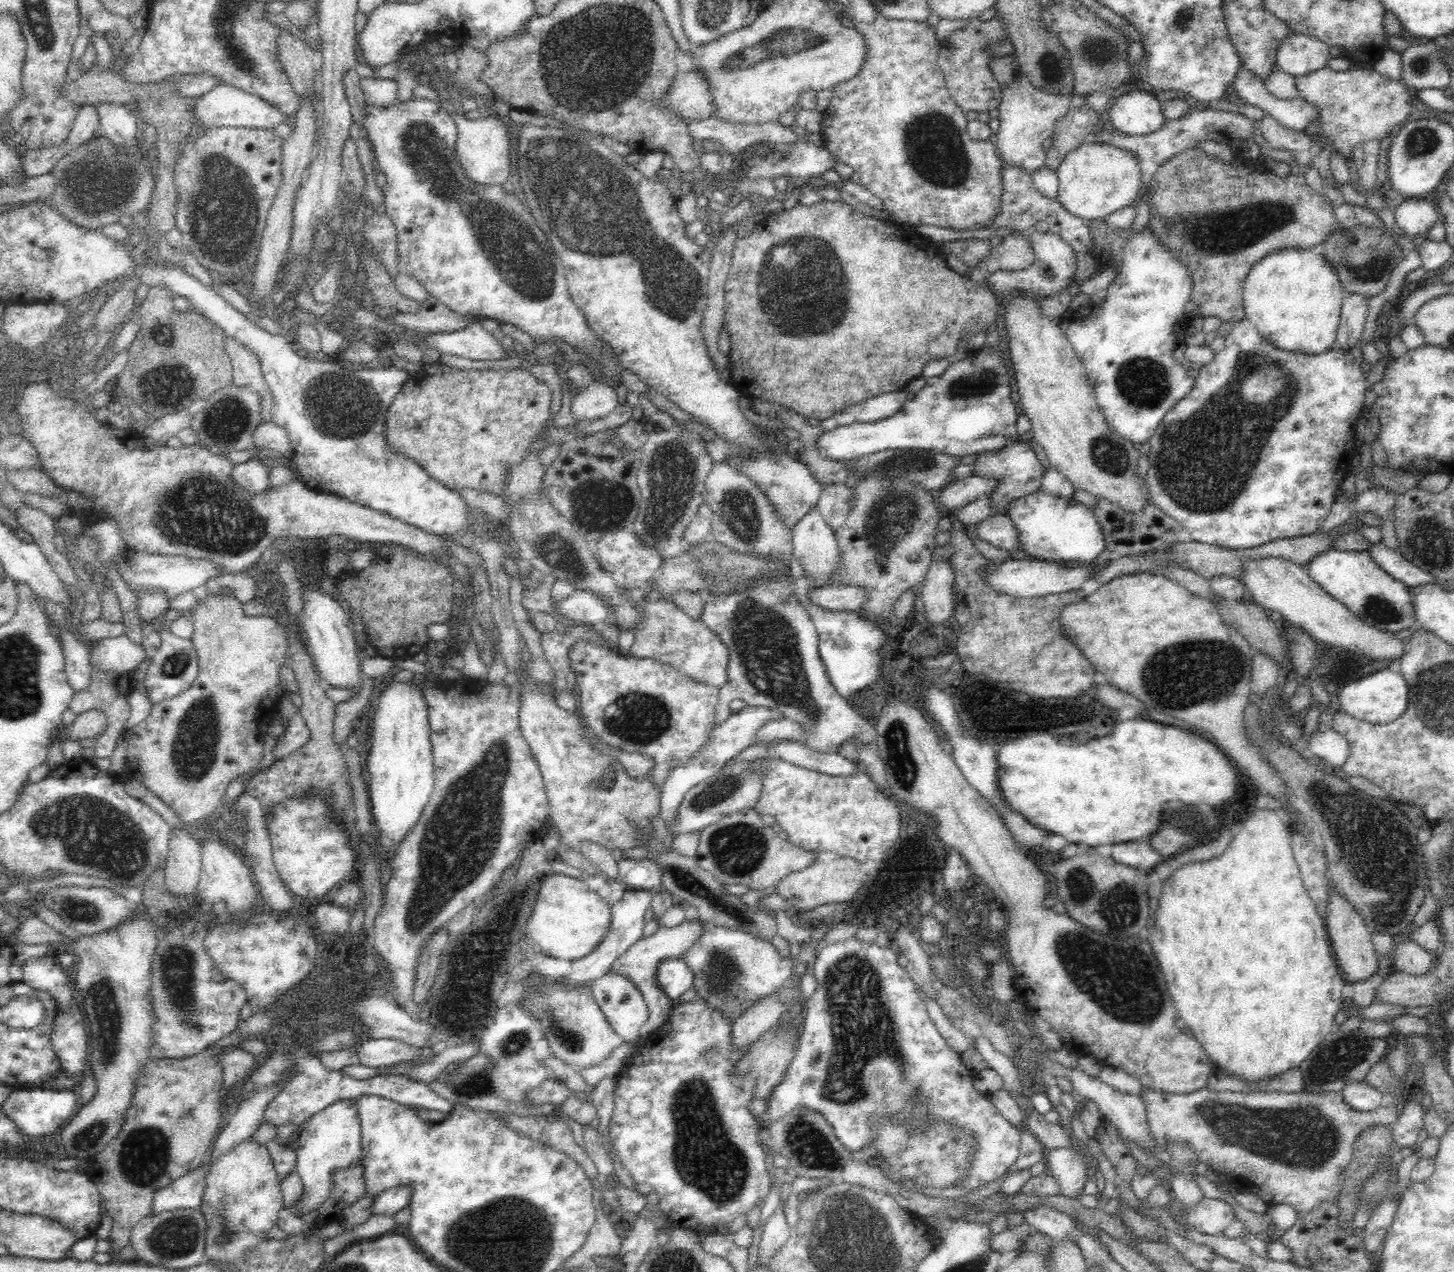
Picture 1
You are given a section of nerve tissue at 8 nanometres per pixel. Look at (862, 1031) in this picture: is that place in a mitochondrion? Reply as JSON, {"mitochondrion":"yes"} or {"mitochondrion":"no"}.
{"mitochondrion":"yes"}

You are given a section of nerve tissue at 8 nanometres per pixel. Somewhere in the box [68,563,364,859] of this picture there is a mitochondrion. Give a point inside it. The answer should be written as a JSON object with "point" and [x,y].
{"point":[194,750]}

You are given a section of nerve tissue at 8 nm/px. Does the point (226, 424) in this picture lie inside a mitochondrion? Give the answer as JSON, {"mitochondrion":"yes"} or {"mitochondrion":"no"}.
{"mitochondrion":"yes"}

